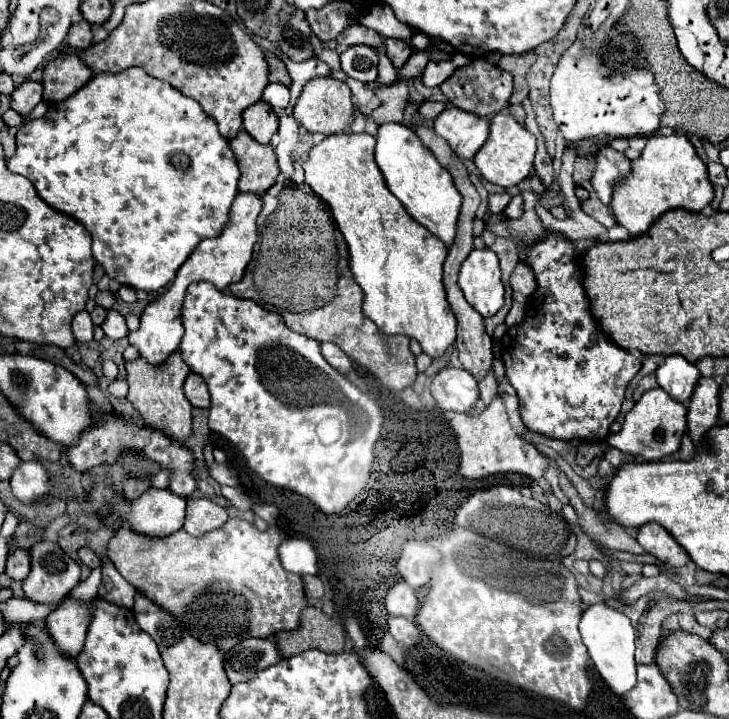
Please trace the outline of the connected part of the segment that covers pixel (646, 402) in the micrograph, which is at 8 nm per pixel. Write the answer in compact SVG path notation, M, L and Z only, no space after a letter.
M655 388L645 392L639 402L633 406L631 412L627 412L625 422L617 434L609 434L607 442L631 456L639 456L643 460L663 460L673 456L679 450L681 436L687 428L687 408L673 400L665 390Z

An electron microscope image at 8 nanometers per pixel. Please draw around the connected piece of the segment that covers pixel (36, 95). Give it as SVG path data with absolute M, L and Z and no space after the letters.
M25 80L11 94L11 108L17 110L21 116L27 116L41 102L41 96L43 96L43 84Z

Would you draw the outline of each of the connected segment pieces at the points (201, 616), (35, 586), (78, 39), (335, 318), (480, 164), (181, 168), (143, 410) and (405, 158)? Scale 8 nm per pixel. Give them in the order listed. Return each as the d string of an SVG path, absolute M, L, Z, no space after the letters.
M229 518L221 528L207 532L201 538L179 530L173 536L159 540L121 528L109 540L107 556L113 560L119 574L137 588L137 592L145 594L151 602L173 614L191 636L227 652L245 638L271 638L279 630L295 630L299 626L301 610L307 606L305 586L299 574L291 574L281 566L277 550L283 538L285 534L277 526L261 532L255 524L239 518Z
M35 542L29 548L31 572L23 580L25 596L33 602L61 602L77 584L81 570L57 542Z
M81 20L81 22L73 24L69 28L69 38L67 40L69 40L69 46L73 46L77 50L89 48L91 46L91 26L89 26L89 22Z
M337 288L333 300L327 306L321 306L321 310L309 310L307 314L285 314L283 318L285 324L295 332L301 332L317 342L337 344L353 362L367 368L385 388L403 390L407 386L413 386L417 378L417 368L415 356L409 348L409 338L385 338L385 334L381 334L377 326L373 326L373 322L365 318L365 314L361 314L361 298L361 288Z
M495 114L491 118L489 138L481 146L481 150L477 152L473 162L485 180L489 180L497 186L509 188L509 186L519 184L523 178L527 178L531 174L533 158L535 158L535 136L531 132L527 132L511 114Z
M127 68L125 72L119 72L119 74L109 74L109 72L95 74L85 86L81 86L81 90L77 90L67 100L49 104L49 110L45 112L43 118L25 120L21 124L19 132L17 132L17 152L7 162L7 166L9 166L11 172L29 178L33 182L37 194L51 208L75 218L77 222L81 222L91 232L91 236L93 236L93 256L103 266L103 270L109 278L117 280L119 284L131 286L135 290L145 290L145 292L157 292L157 290L169 286L173 282L173 278L177 276L177 270L191 256L191 252L197 248L197 244L203 238L219 236L219 232L223 230L223 226L227 222L229 208L231 208L231 204L237 196L237 182L239 182L237 160L235 160L235 156L231 156L229 142L223 136L219 136L215 120L211 120L201 110L199 102L183 96L181 92L171 88L167 82L149 76L141 68Z
M175 350L165 364L151 366L143 358L137 358L135 362L127 362L127 374L129 374L129 394L127 400L133 404L133 408L141 414L147 428L157 428L163 434L167 434L175 442L187 442L187 438L193 434L193 422L191 422L191 402L183 394L183 382L187 374L191 372L189 366L183 362L181 352Z
M389 122L379 126L375 160L385 176L387 188L401 200L407 212L419 224L423 224L431 234L441 238L445 246L451 246L455 238L459 208L461 208L461 194L453 186L449 172L433 156L433 152L425 150L423 142L417 138L417 134L411 128L399 122Z

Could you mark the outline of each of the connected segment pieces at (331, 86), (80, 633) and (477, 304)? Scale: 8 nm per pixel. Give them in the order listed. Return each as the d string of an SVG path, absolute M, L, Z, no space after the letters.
M333 76L313 78L303 86L303 92L293 108L293 116L299 124L303 124L309 132L321 132L321 134L337 134L347 130L347 126L353 122L353 102L351 102L351 90L343 80L337 80Z
M65 602L59 610L51 612L45 620L49 636L55 646L59 646L61 654L67 658L75 658L85 642L87 626L91 622L91 604L85 602Z
M491 248L471 250L465 262L461 264L459 288L465 294L465 300L483 316L493 316L503 306L503 284L497 254Z

